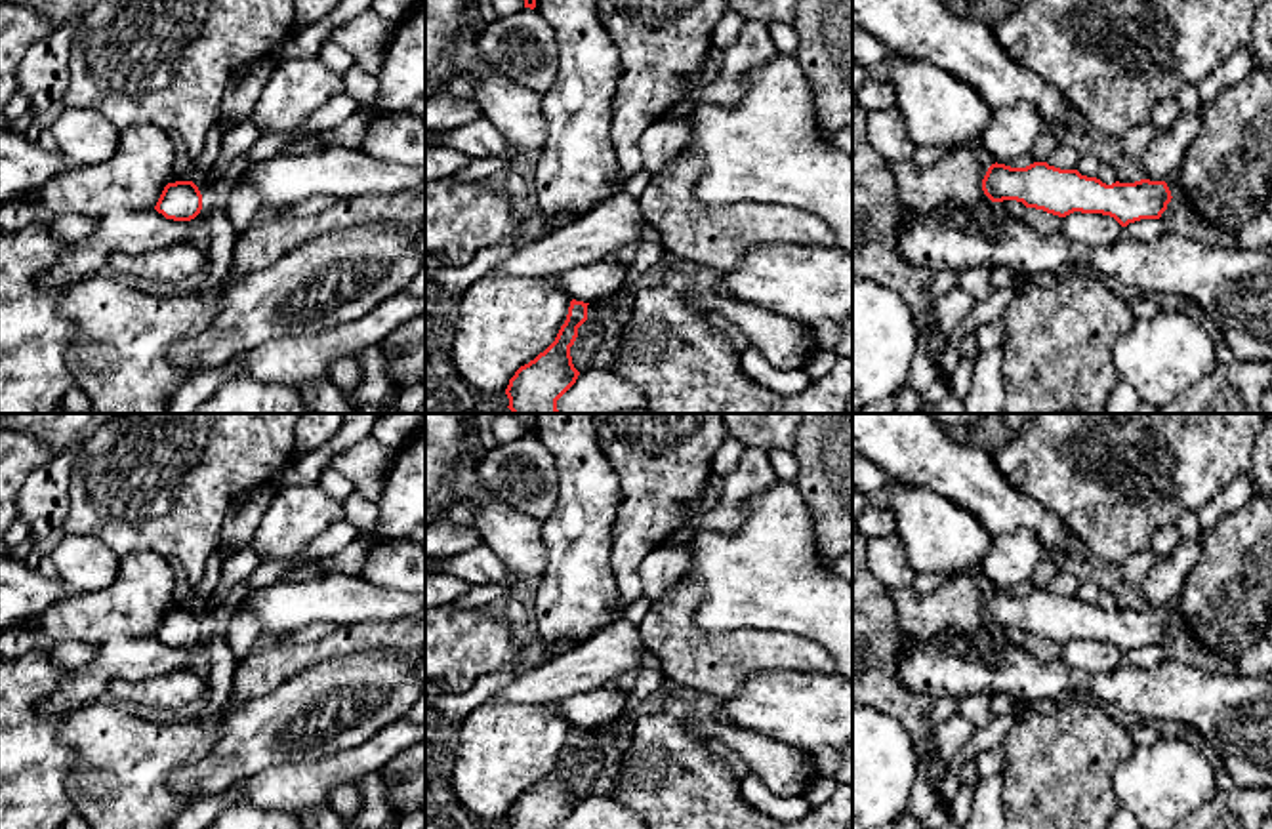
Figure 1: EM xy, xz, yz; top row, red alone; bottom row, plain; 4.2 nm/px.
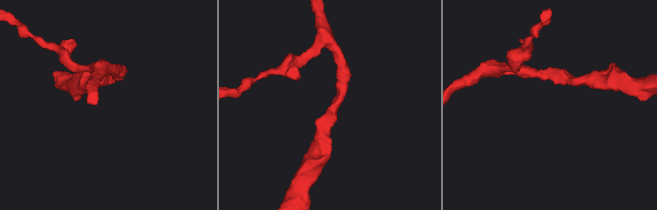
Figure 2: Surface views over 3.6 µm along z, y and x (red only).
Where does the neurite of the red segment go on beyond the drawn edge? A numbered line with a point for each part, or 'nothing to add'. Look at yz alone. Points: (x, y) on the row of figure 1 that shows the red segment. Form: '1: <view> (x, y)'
nothing to add

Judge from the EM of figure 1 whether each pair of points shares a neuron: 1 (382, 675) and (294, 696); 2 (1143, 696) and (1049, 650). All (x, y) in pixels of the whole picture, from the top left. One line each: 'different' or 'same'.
1: same
2: different

